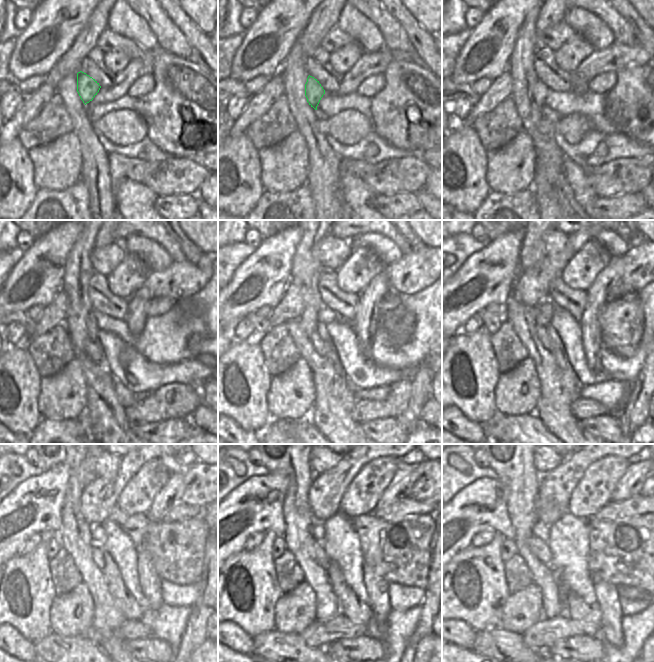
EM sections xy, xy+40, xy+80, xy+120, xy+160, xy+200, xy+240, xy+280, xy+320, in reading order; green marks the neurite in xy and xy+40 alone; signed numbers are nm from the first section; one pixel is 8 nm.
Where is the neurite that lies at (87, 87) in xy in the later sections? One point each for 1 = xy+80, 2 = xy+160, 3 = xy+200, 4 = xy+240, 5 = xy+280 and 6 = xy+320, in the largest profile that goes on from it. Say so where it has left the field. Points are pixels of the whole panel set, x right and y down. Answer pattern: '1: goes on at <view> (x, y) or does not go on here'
1: goes on at xy+80 (540, 91)
2: goes on at xy+160 (321, 327)
3: goes on at xy+200 (557, 349)
4: goes on at xy+240 (132, 611)
5: goes on at xy+280 (351, 607)
6: goes on at xy+320 (588, 615)

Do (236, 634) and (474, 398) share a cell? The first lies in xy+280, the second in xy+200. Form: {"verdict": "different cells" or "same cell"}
{"verdict": "different cells"}

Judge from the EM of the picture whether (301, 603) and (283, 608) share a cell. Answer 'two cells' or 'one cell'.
one cell

